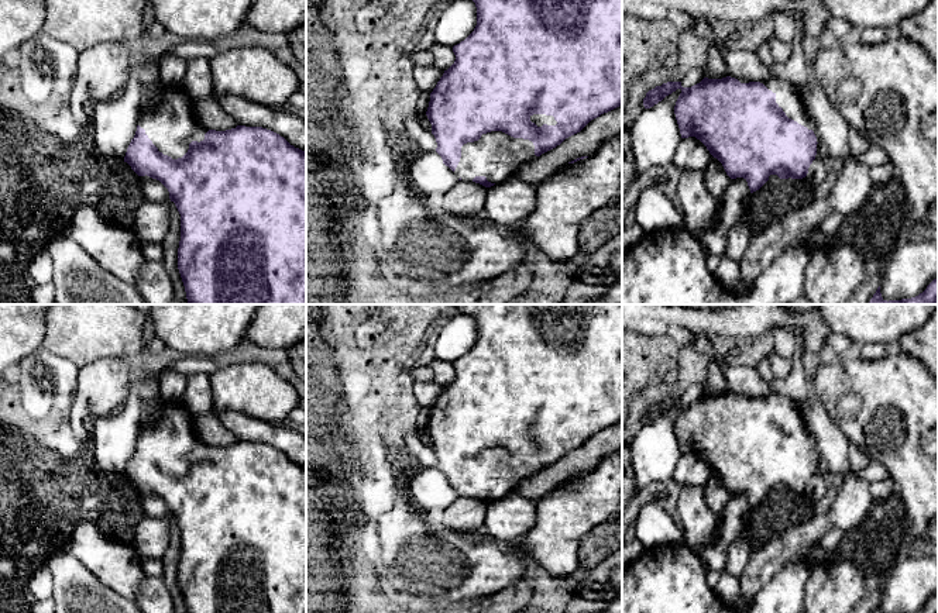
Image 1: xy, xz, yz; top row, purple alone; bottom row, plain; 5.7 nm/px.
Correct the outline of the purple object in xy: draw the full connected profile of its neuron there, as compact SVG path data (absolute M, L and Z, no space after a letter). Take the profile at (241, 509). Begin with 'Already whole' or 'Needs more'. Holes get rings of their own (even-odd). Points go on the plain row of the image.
Needs more. M165 400L159 417L148 427L141 426L124 478L138 492L147 490L159 496L181 530L178 585L186 613L306 613L306 466L295 464L279 450L262 442L237 441L226 447L209 445L196 434L195 417L183 402Z

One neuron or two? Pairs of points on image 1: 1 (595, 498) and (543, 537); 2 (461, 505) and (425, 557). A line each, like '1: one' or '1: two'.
1: one
2: two

